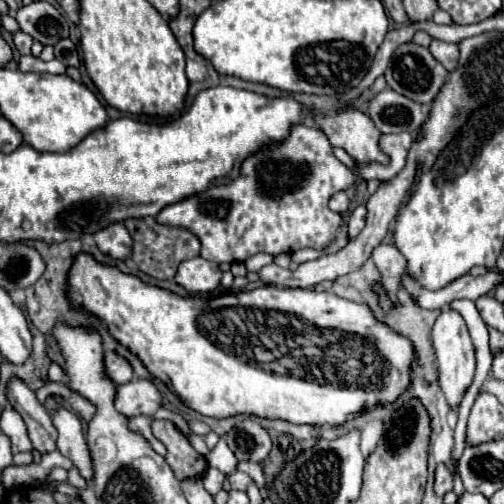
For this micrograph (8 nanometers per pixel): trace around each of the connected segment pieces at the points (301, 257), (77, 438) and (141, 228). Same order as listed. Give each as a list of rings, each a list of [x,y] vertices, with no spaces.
[[[303,249],[292,253],[291,260],[293,264],[300,265],[302,263],[317,259],[317,257],[319,257],[322,253],[323,252],[318,251],[317,256],[317,253],[314,251],[314,249]]]
[[[59,409],[53,415],[53,425],[59,431],[59,439],[57,439],[57,449],[71,459],[73,467],[79,469],[81,477],[91,483],[93,481],[93,463],[91,463],[91,455],[89,455],[89,447],[83,435],[83,427],[81,421],[75,413],[67,411],[67,409]]]
[[[145,217],[145,219],[127,219],[123,223],[127,227],[127,231],[133,237],[133,255],[131,259],[139,265],[139,269],[155,279],[173,279],[175,277],[175,259],[177,259],[177,267],[181,261],[193,259],[199,255],[199,239],[189,233],[187,229],[181,227],[167,227],[167,225],[159,225],[153,217]]]

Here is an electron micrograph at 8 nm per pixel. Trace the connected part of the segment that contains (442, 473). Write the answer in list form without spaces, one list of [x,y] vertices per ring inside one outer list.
[[[441,463],[441,465],[437,465],[437,469],[435,469],[435,485],[433,485],[433,491],[435,491],[435,495],[437,497],[443,497],[447,491],[451,491],[453,489],[453,477],[451,477],[451,473],[447,471],[447,467]]]

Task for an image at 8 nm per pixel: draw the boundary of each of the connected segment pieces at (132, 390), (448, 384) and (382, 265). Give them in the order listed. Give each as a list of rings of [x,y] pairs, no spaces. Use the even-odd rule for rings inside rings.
[[[135,379],[125,385],[119,385],[115,407],[127,417],[153,415],[161,407],[161,401],[161,391],[149,379]]]
[[[443,309],[433,325],[431,341],[439,361],[439,385],[447,397],[447,403],[459,405],[475,375],[475,349],[469,331],[465,329],[465,321],[461,321],[461,315],[453,313],[453,309]]]
[[[391,243],[377,245],[373,249],[371,259],[375,261],[375,265],[383,277],[399,277],[399,279],[409,277],[409,273],[405,273],[405,257]]]

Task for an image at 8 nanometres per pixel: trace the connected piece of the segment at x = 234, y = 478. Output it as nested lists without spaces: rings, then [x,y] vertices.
[[[235,471],[229,475],[229,483],[231,483],[231,489],[239,489],[239,491],[245,491],[249,487],[253,479],[247,475],[247,473],[241,473],[241,471]]]

